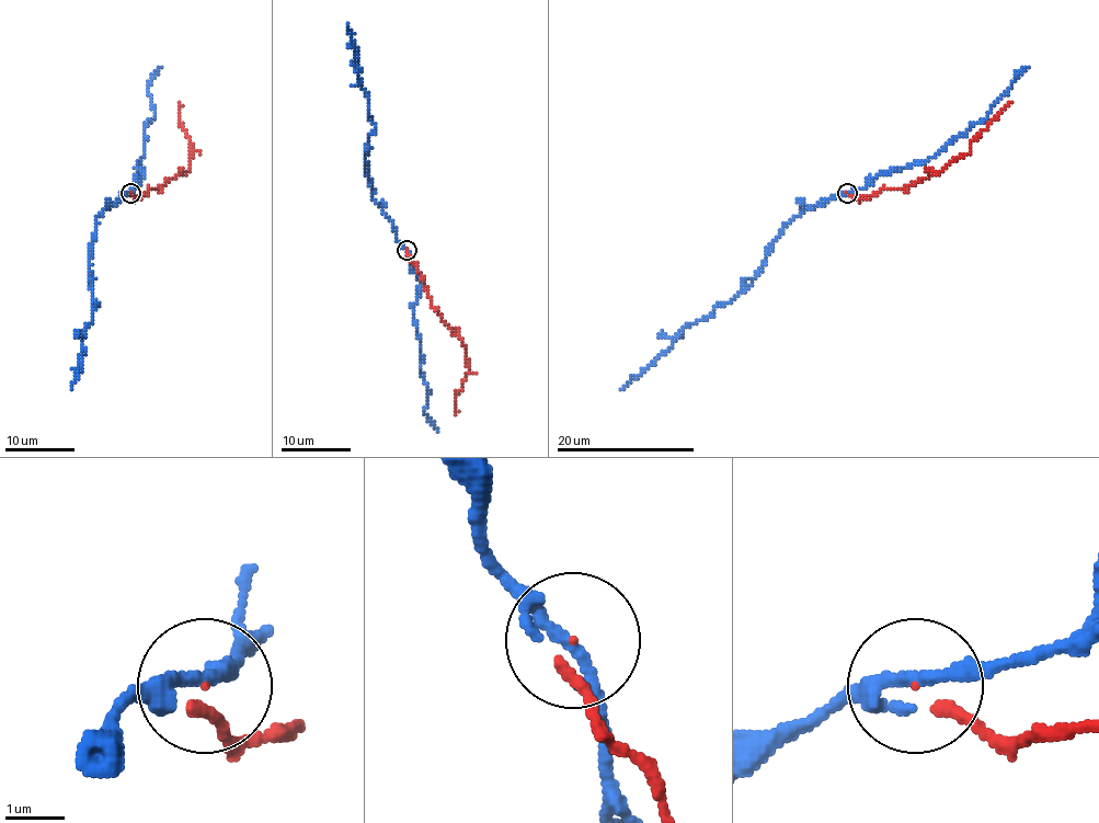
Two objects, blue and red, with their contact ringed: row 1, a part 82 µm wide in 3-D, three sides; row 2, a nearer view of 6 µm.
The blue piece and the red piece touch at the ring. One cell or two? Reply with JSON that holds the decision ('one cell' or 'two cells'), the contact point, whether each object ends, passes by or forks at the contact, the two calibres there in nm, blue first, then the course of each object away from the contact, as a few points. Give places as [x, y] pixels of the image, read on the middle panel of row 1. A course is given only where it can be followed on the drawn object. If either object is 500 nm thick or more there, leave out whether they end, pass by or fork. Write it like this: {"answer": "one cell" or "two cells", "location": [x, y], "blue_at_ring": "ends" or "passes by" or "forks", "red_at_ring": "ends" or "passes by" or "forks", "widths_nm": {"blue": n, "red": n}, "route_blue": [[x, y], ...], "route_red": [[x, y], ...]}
{"answer": "one cell", "location": [407, 250], "blue_at_ring": "forks", "red_at_ring": "ends", "widths_nm": {"blue": 170, "red": 130}, "route_blue": [[405, 249], [373, 197], [364, 156], [375, 123], [369, 117], [367, 93], [359, 79], [357, 46], [346, 24]], "route_red": [[408, 249], [405, 254], [416, 266], [430, 305], [465, 347], [468, 372], [456, 392], [456, 413]]}

